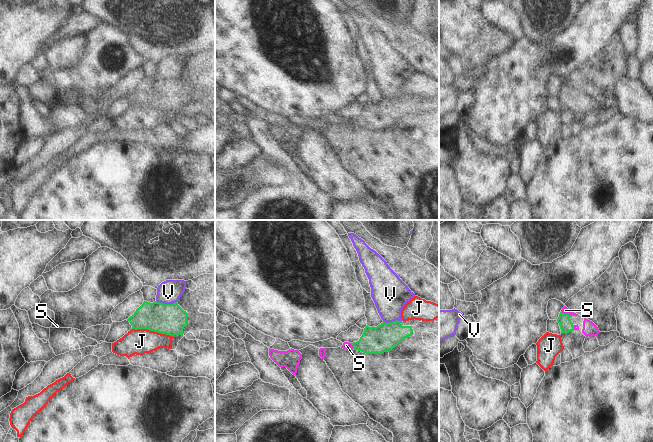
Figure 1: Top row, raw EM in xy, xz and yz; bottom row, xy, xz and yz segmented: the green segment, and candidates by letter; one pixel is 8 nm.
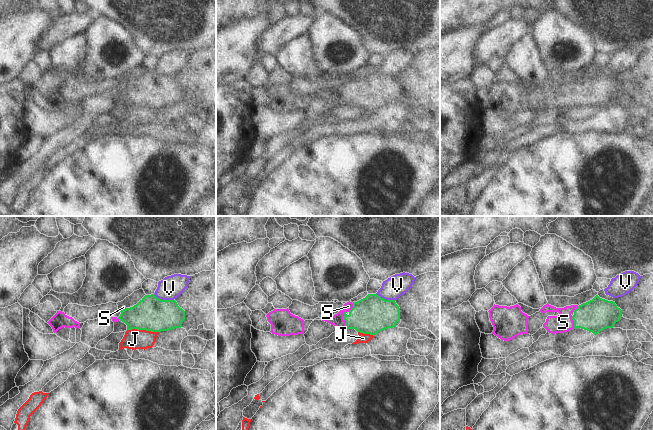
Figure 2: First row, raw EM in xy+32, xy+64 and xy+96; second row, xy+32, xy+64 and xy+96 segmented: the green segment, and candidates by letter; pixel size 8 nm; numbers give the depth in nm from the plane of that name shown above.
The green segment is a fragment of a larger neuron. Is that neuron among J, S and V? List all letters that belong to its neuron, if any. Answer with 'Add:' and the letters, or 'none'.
Add: S.

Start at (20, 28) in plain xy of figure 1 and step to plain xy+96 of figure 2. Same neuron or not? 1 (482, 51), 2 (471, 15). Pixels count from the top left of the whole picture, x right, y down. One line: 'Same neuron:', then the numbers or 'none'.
Same neuron: none

